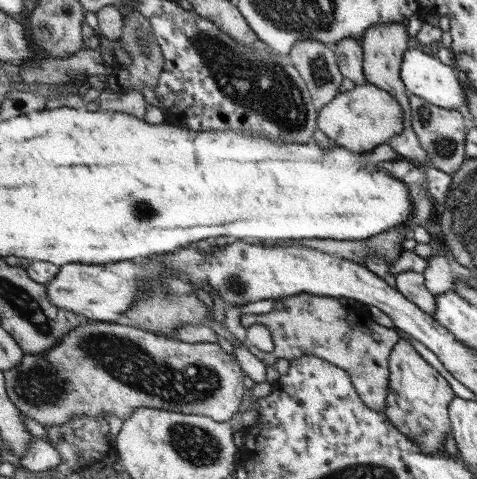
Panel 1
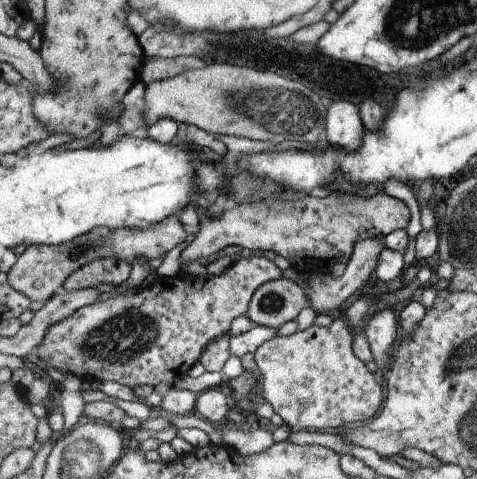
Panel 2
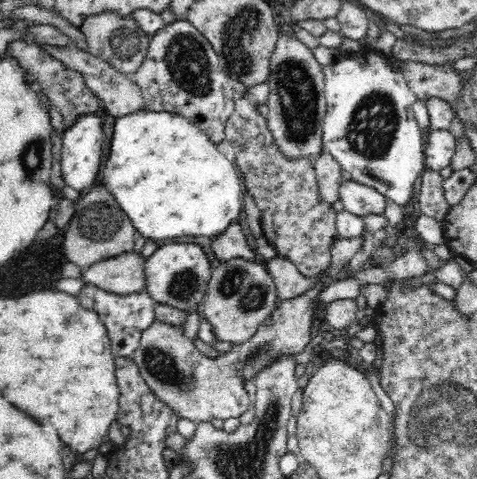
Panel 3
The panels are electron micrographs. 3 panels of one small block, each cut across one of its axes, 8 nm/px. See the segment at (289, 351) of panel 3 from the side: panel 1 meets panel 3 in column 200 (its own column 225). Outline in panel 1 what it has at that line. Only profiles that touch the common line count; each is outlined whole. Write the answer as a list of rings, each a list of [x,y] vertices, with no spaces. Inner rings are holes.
[[[129,322],[81,324],[45,354],[25,354],[23,364],[7,370],[5,378],[13,404],[43,428],[63,426],[73,422],[73,416],[79,414],[87,414],[89,418],[115,414],[119,420],[129,420],[137,408],[157,408],[167,412],[209,416],[217,422],[229,422],[237,412],[241,412],[247,394],[241,366],[219,344],[179,342],[165,334],[151,334],[141,330]]]

